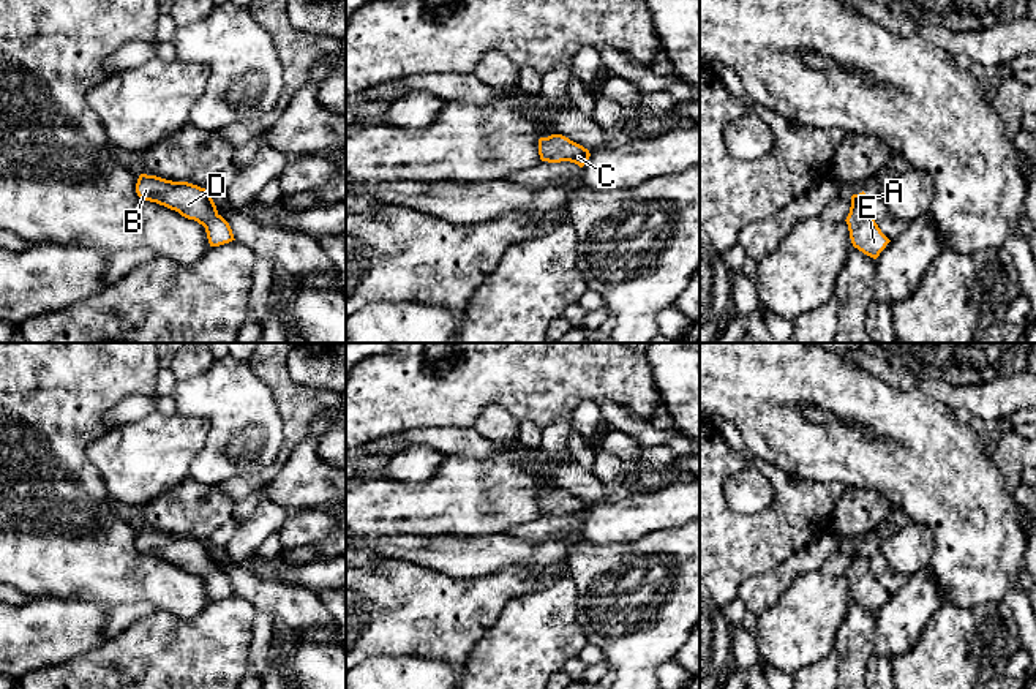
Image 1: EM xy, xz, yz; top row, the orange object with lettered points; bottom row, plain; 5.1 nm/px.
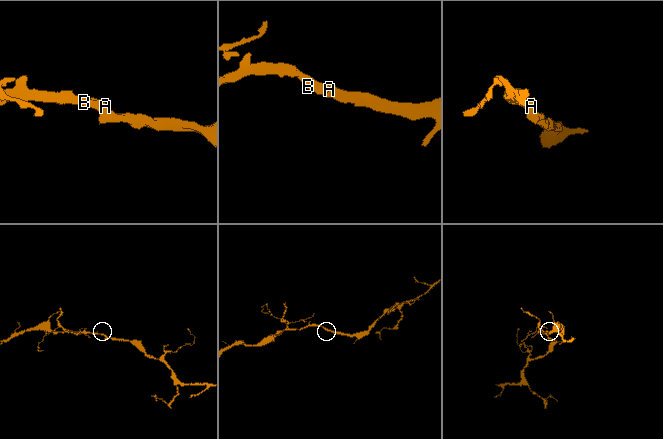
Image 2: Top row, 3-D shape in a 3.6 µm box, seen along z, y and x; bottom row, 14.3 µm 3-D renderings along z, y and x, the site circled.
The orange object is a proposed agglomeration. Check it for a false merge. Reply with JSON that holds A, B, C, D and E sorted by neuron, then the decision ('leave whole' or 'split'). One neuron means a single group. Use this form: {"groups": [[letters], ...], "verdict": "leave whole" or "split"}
{"groups": [["A", "B", "C", "D", "E"]], "verdict": "leave whole"}

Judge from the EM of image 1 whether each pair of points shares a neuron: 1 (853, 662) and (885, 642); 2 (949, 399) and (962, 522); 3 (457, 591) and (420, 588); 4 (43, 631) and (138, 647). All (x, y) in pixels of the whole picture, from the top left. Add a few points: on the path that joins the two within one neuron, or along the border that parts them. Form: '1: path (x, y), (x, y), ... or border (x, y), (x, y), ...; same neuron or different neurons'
1: border (875, 613), (874, 653); different neurons
2: border (918, 389), (951, 408); different neurons
3: path (447, 591), (430, 588); same neuron
4: border (111, 640), (73, 656); different neurons

